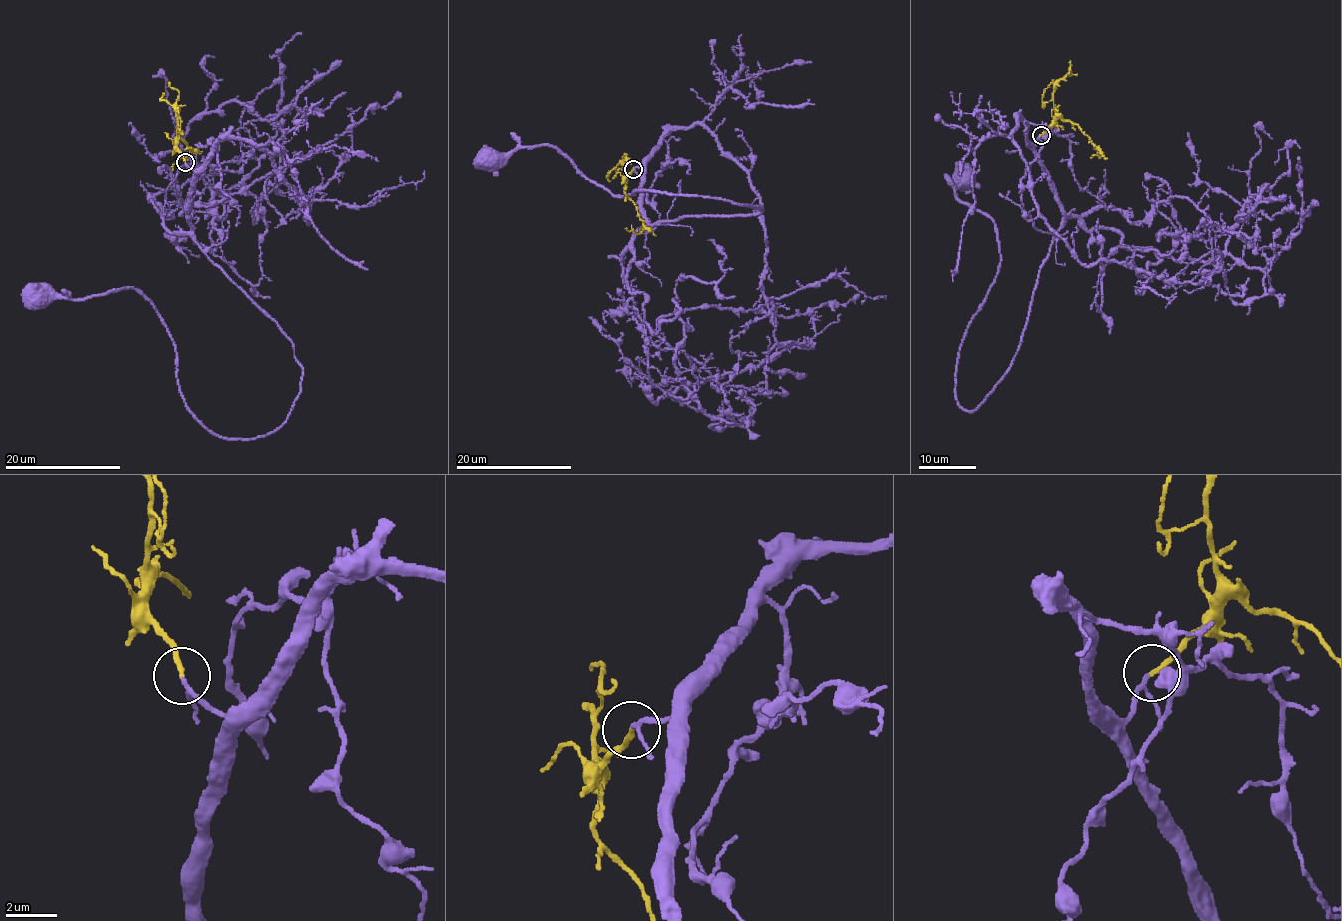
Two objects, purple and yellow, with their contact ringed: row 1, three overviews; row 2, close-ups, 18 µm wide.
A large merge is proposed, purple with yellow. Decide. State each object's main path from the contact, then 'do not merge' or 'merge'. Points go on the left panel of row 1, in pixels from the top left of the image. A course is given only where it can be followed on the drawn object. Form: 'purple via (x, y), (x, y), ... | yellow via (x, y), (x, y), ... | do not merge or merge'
purple via (185, 162), (193, 239), (302, 368), (281, 426), (223, 438), (200, 421), (136, 290), (38, 296) | yellow via (185, 161), (175, 139), (185, 141), (191, 151), (181, 156), (171, 170) | merge

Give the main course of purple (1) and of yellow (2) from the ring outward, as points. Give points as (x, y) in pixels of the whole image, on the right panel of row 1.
1: (1039, 134), (1063, 225), (972, 410), (958, 353), (1000, 261), (996, 225), (957, 199), (966, 179)
2: (1041, 134), (1062, 118), (1072, 121), (1101, 152), (1091, 158)

